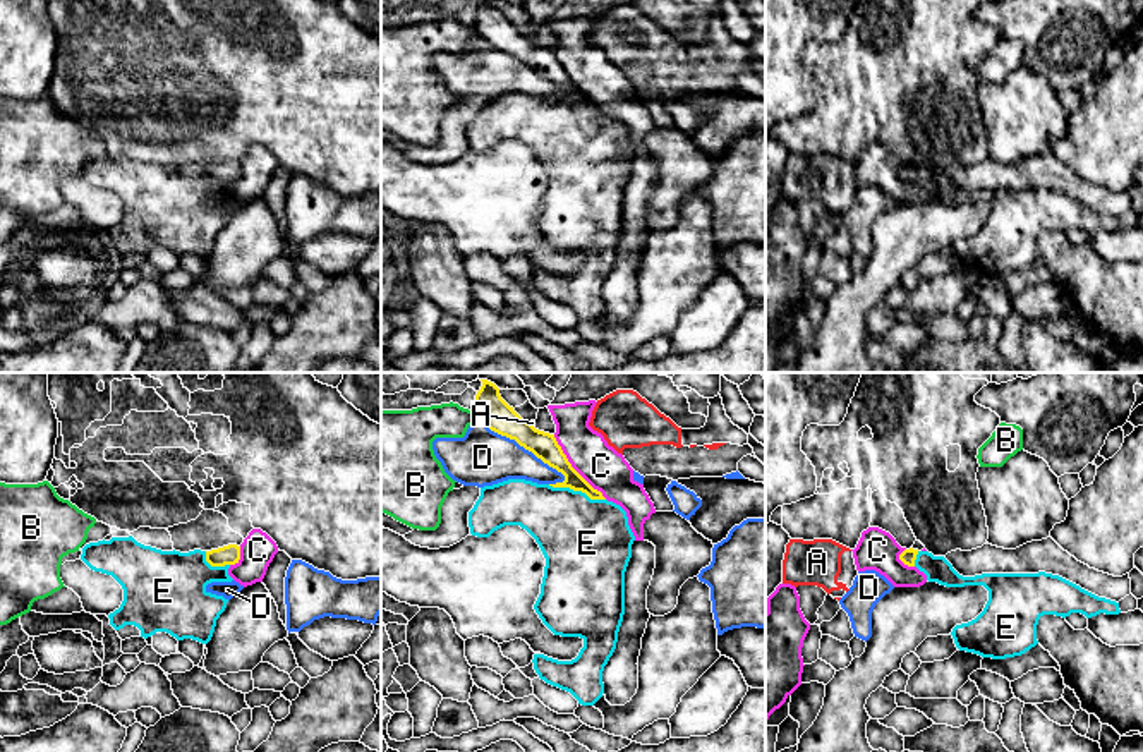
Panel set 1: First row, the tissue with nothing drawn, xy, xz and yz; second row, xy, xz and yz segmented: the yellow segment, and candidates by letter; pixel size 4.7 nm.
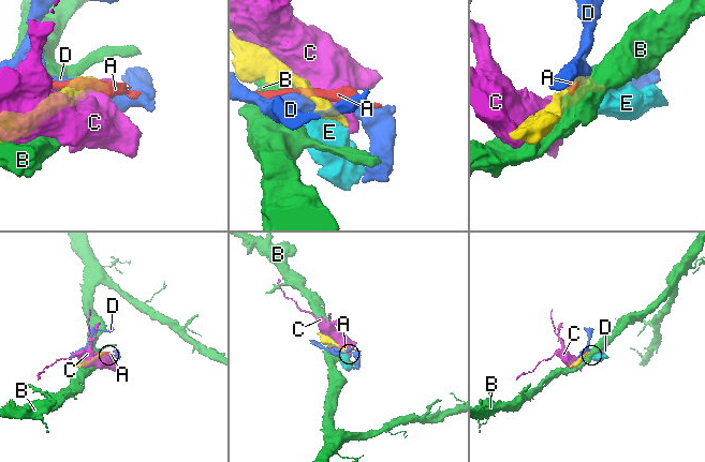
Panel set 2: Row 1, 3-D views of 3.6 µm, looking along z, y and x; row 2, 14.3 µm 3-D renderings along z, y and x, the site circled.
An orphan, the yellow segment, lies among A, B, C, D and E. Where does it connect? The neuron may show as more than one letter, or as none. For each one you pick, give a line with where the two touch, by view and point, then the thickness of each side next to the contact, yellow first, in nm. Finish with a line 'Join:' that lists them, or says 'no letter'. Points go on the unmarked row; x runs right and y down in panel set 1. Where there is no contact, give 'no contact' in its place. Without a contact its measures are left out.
E: contact xz (577, 105); calibres 120 and 400 nm
Join: E

